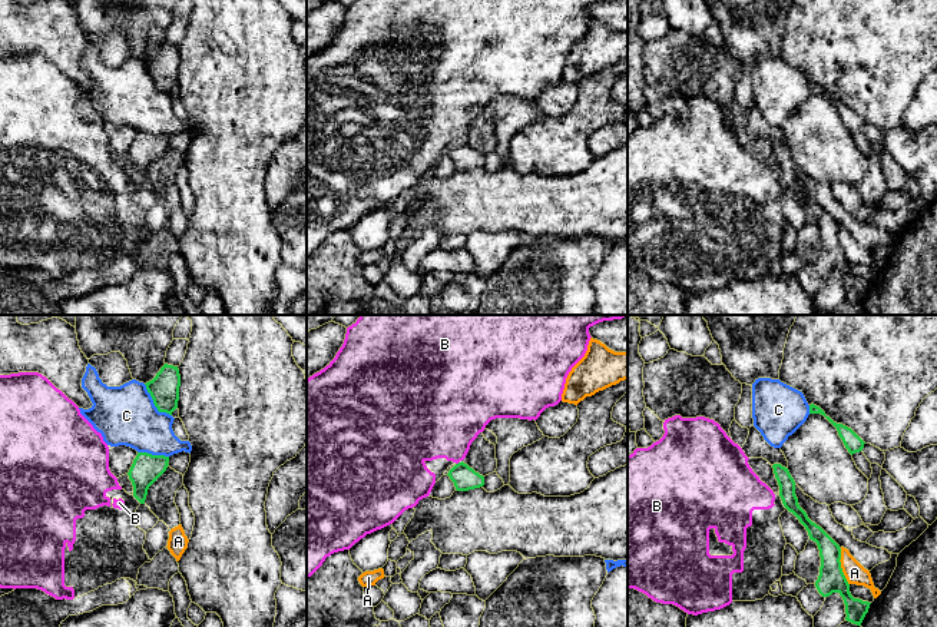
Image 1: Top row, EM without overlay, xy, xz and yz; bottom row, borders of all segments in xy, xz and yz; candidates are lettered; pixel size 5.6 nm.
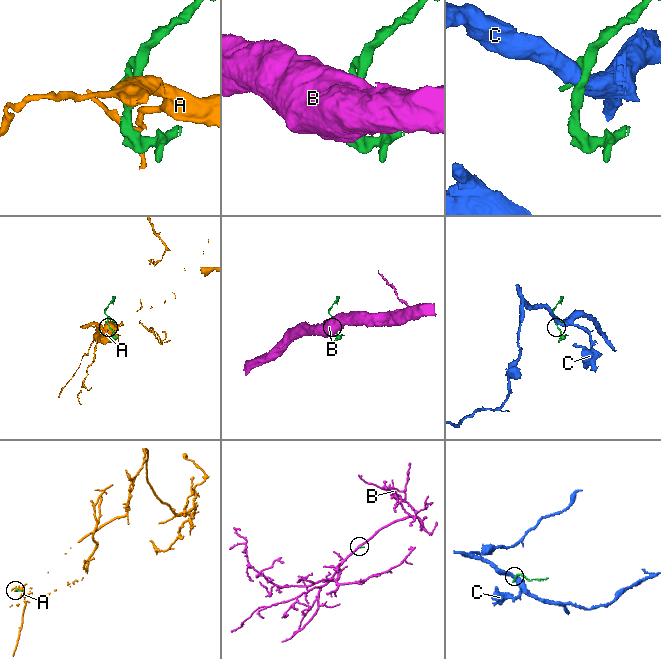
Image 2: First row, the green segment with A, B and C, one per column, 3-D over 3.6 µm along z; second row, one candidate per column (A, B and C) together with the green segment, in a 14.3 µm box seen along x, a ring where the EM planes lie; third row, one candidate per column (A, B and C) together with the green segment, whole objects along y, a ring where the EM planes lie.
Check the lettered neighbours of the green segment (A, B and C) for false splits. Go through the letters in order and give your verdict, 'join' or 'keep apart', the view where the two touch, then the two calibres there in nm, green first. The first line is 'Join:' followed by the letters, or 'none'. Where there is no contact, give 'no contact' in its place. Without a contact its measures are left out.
Join: none
A: keep apart; contact in yz; calibres 150 and 120 nm
B: keep apart; contact in xz; calibres 140 and 400 nm
C: keep apart; contact in xy; calibres 170 and 340 nm

